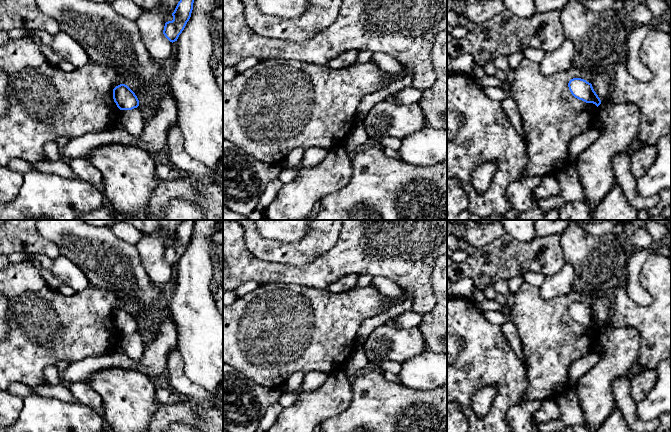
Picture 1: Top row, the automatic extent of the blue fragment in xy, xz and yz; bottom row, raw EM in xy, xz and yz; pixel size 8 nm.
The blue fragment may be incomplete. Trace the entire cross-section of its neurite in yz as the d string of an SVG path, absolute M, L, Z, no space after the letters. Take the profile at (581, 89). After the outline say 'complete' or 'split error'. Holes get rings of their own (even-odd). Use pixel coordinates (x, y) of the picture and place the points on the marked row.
M573 78L568 83L571 94L586 103L593 103L597 107L601 104L601 100L594 91L592 84L581 78Z; complete

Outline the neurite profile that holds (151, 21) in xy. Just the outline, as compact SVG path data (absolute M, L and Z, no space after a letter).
M160 0L160 9L144 10L136 20L141 39L151 57L162 61L170 57L173 43L163 34L165 18L172 15L180 0Z

